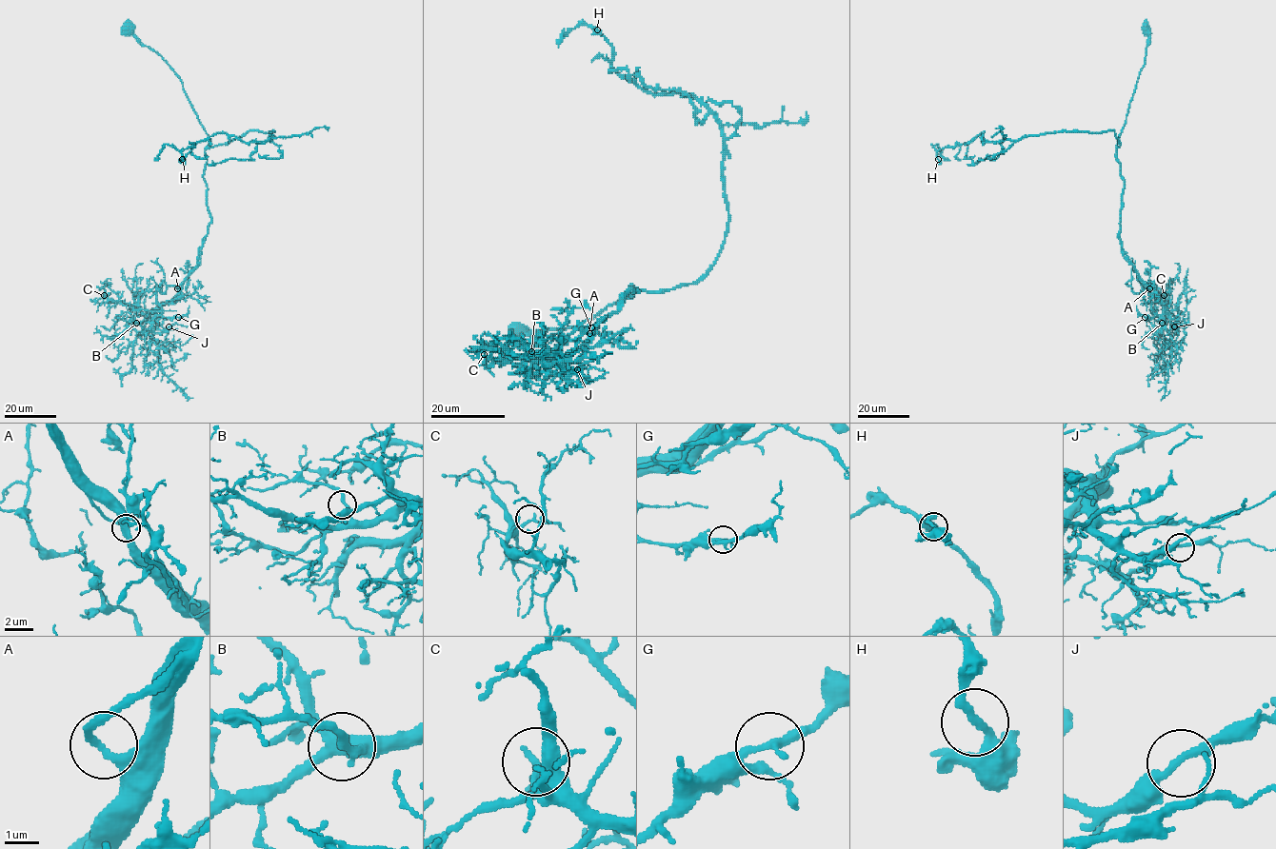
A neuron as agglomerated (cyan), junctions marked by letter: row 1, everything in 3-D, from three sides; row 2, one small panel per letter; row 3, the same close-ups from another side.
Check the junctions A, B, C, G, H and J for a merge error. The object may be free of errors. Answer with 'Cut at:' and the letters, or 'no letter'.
Cut at: no letter

